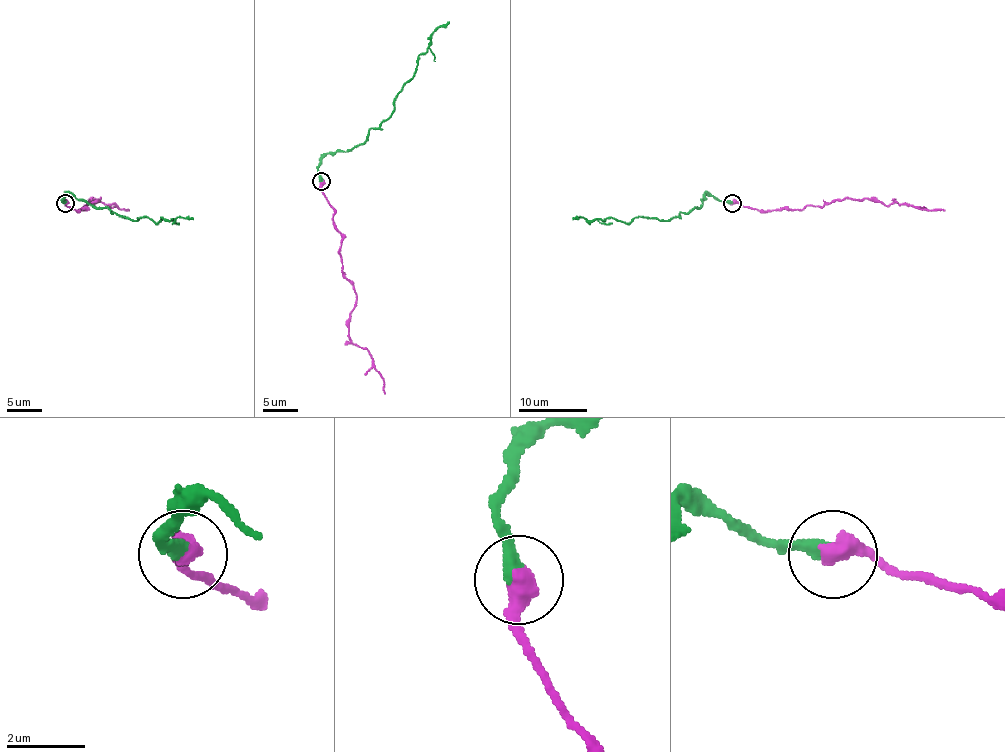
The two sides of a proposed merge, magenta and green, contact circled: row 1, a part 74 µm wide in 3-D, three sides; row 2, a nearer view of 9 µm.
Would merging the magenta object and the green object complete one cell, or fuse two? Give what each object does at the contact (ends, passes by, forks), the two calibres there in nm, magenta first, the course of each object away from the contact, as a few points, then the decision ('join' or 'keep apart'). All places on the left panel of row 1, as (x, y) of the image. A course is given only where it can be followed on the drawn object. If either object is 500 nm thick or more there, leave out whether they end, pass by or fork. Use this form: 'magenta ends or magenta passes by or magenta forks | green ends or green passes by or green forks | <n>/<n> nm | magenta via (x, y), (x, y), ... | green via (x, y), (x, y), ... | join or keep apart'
550/360 nm | magenta via (65, 203), (79, 210), (99, 198), (94, 198), (92, 205), (98, 201), (111, 203), (129, 210) | green via (65, 203), (61, 200), (70, 193), (134, 220), (139, 217), (158, 222), (192, 219) | keep apart

